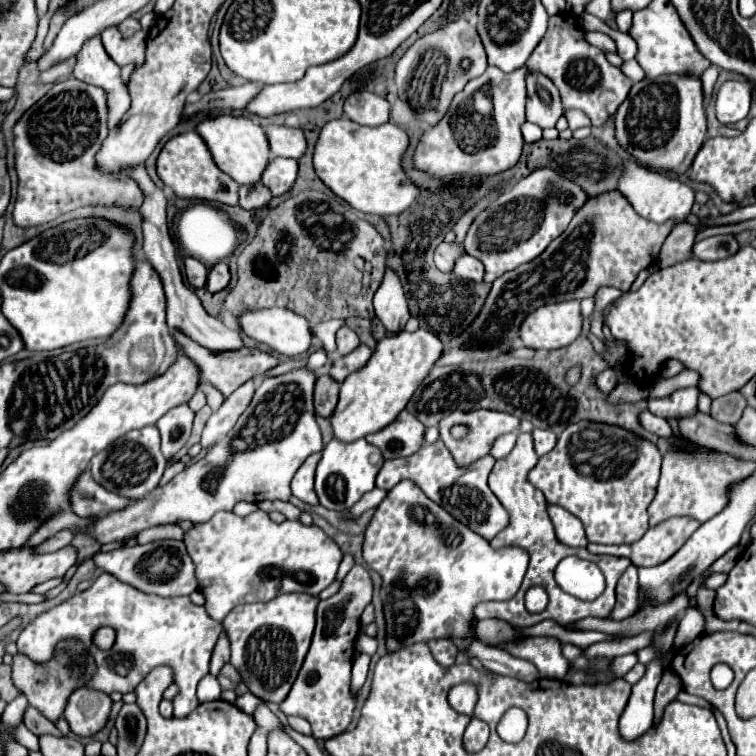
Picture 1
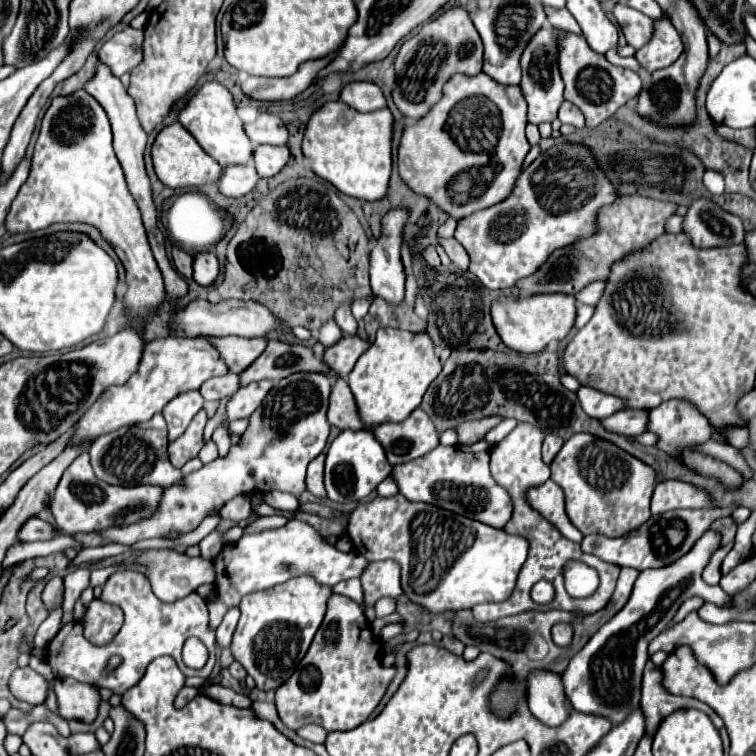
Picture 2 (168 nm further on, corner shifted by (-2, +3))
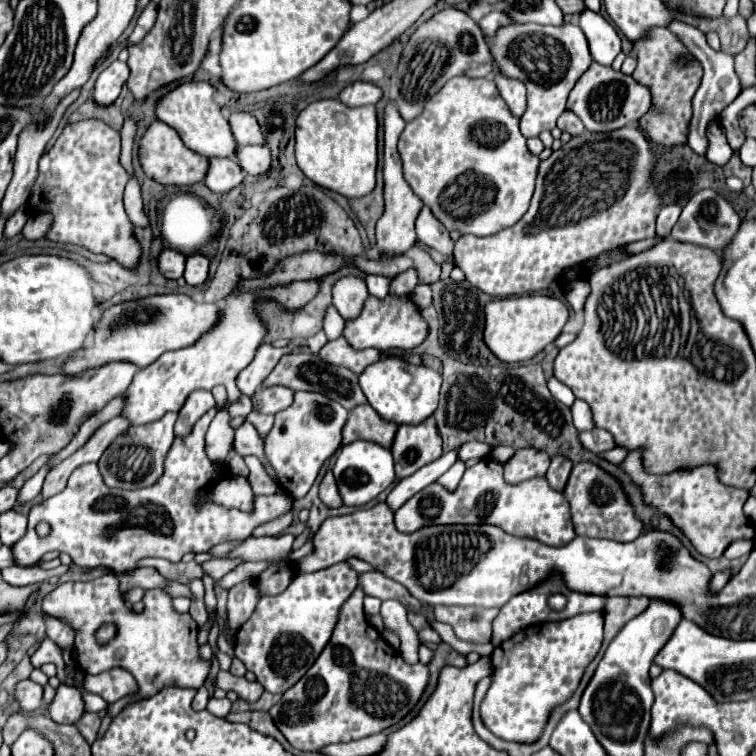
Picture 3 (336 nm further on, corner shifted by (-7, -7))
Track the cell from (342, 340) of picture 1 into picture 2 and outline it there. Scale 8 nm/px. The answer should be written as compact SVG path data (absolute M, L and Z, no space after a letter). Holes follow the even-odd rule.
M346 302L346 304L342 304L338 310L336 310L336 316L334 316L334 320L336 320L336 324L340 326L340 330L344 332L344 334L356 334L356 320L354 320L354 316L352 316L352 312L350 312L350 302Z

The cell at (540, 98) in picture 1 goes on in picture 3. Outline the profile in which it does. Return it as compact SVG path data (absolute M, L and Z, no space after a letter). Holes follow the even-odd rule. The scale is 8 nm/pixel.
M565 22L561 28L541 24L509 24L499 28L495 36L485 36L495 70L507 78L521 80L527 86L527 112L521 116L521 134L525 138L553 130L557 118L565 112L567 96L579 76L591 66L587 38L577 22Z

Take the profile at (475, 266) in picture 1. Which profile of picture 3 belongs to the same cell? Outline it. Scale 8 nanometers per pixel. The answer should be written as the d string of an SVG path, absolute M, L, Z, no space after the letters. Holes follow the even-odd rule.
M427 206L421 208L417 220L415 220L415 228L417 228L417 240L439 250L441 254L453 254L453 242L449 238L449 232L443 228L443 224L439 220L435 220L435 216L431 214L431 210Z

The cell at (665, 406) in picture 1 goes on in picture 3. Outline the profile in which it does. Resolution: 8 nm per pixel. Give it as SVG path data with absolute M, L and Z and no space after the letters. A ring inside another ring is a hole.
M629 452L627 458L621 462L621 468L629 474L633 484L641 488L643 502L667 516L673 526L677 526L691 542L691 546L705 558L719 558L727 550L727 546L735 540L753 540L755 538L755 526L753 522L743 514L743 504L749 498L747 490L725 486L717 480L715 466L699 466L693 470L673 472L667 476L649 476L643 470L639 452Z

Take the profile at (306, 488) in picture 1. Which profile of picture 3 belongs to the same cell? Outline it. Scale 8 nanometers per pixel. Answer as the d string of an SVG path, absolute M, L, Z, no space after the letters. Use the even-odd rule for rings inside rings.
M329 470L319 486L319 498L323 500L323 504L327 504L329 508L339 508L343 502L341 502L341 496L337 492L337 482L335 482L335 476L333 472Z

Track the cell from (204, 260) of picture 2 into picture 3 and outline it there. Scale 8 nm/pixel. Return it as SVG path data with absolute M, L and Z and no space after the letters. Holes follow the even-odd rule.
M203 254L189 256L185 262L183 278L189 286L203 286L209 278L209 258L205 258Z

